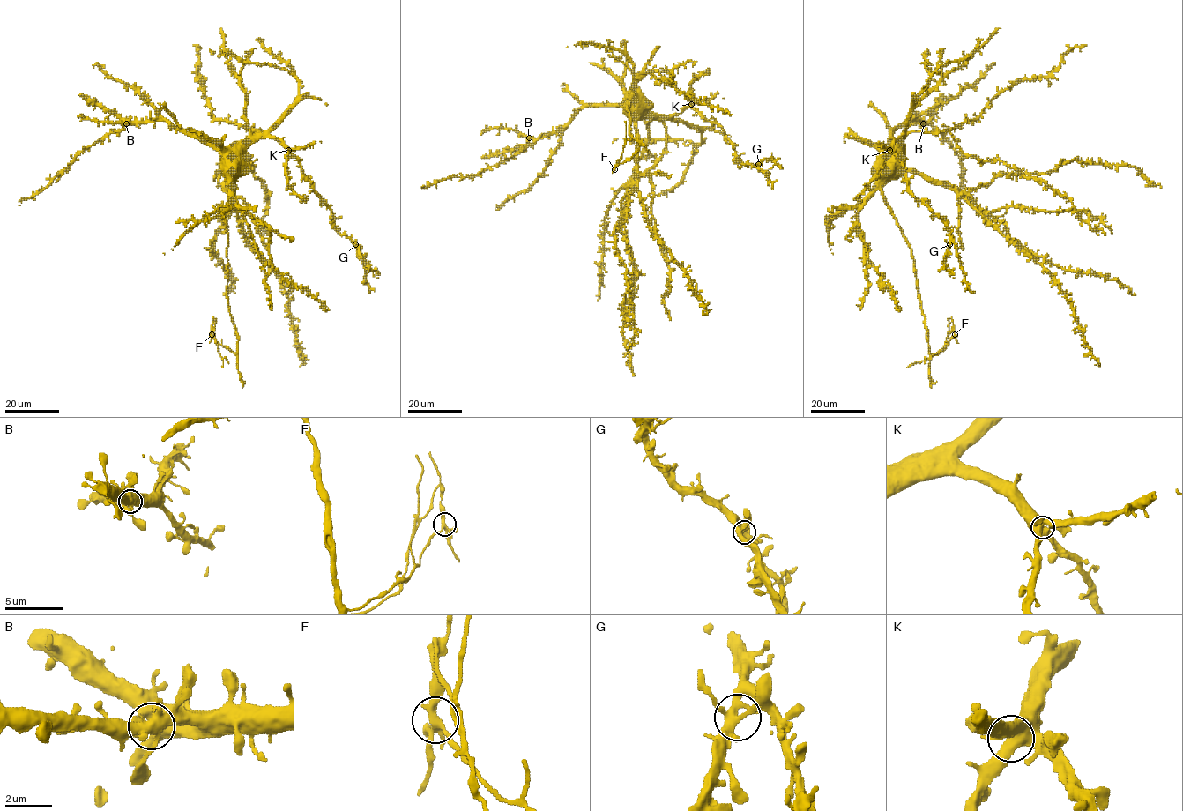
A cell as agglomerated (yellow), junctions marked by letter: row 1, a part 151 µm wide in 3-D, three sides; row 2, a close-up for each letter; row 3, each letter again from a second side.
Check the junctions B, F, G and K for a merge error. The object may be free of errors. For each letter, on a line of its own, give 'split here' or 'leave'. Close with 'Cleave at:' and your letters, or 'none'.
B: leave
F: split here
G: leave
K: leave
Cleave at: F

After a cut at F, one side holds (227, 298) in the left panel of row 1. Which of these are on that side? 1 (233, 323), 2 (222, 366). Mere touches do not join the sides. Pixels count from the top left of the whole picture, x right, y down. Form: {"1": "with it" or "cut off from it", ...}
{"1": "with it", "2": "cut off from it"}

